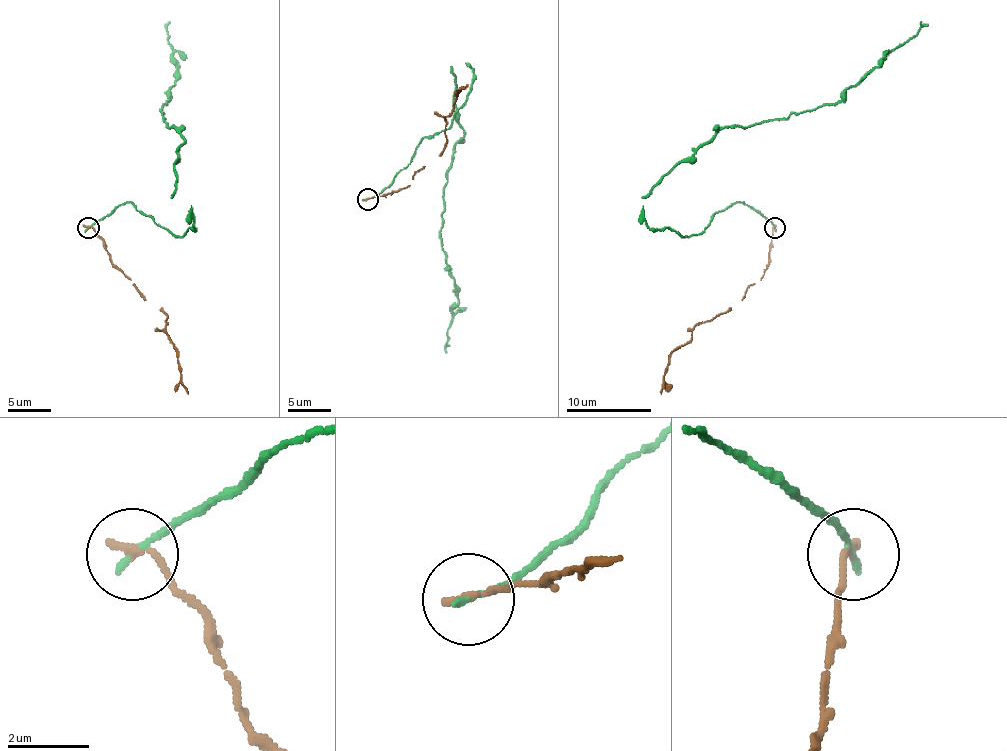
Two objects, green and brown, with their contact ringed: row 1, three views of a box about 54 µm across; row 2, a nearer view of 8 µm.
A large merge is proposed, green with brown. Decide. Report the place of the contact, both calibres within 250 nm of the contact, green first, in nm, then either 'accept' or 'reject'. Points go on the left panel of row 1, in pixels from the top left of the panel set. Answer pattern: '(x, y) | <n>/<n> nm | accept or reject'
(88, 228) | 170/180 nm | reject

